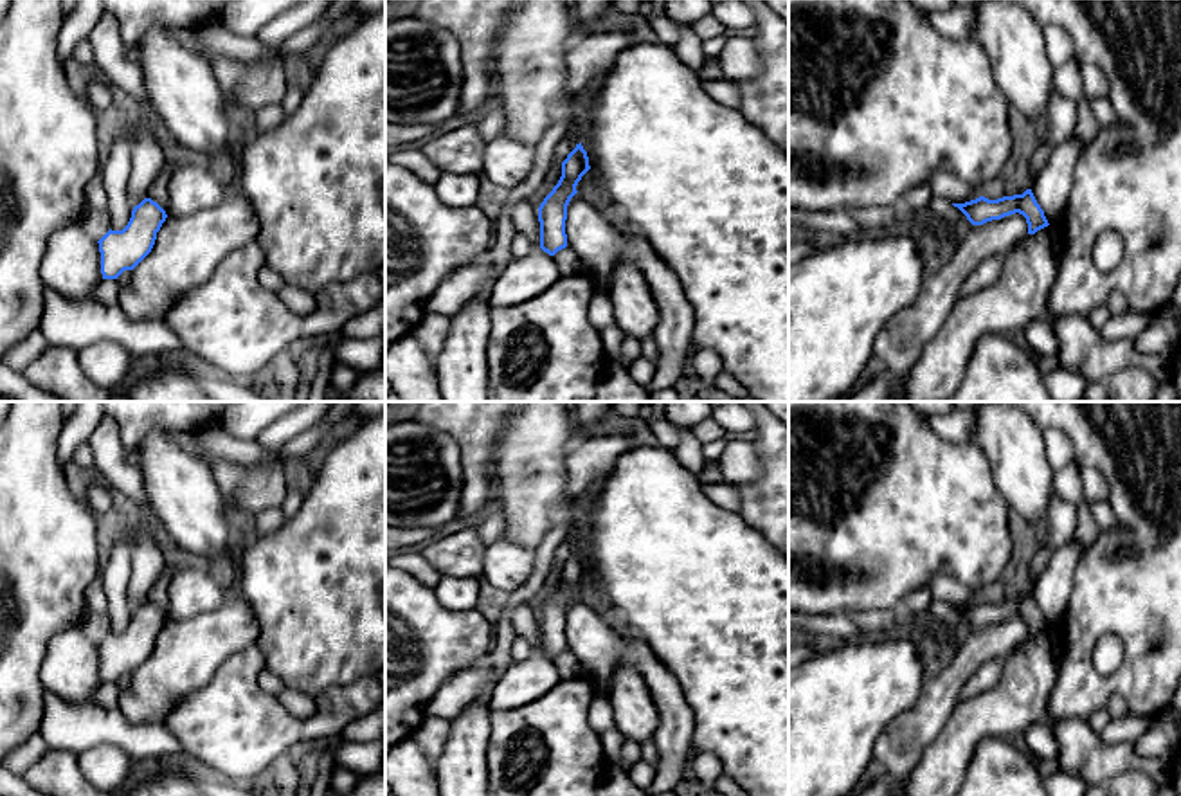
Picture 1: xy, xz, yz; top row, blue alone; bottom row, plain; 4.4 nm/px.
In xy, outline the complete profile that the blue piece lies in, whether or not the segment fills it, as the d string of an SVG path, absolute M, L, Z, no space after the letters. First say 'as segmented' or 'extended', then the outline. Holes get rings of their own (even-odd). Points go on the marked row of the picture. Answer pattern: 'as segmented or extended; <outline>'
as segmented; M144 198L133 207L122 231L110 229L97 241L103 279L117 279L124 270L133 270L151 252L166 218L166 211L157 202Z

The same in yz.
as segmented; M1026 189L1023 194L1003 196L997 200L979 196L965 204L952 205L958 207L972 225L983 225L1015 213L1026 218L1028 234L1035 234L1037 231L1050 225L1032 189Z

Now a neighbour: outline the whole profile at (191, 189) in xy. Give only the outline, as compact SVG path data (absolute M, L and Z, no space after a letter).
M178 166L167 185L167 218L184 218L211 209L220 198L211 167Z

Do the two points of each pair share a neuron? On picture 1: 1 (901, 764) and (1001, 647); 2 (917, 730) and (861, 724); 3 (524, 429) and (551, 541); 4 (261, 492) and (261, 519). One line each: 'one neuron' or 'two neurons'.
1: one neuron
2: two neurons
3: two neurons
4: two neurons

